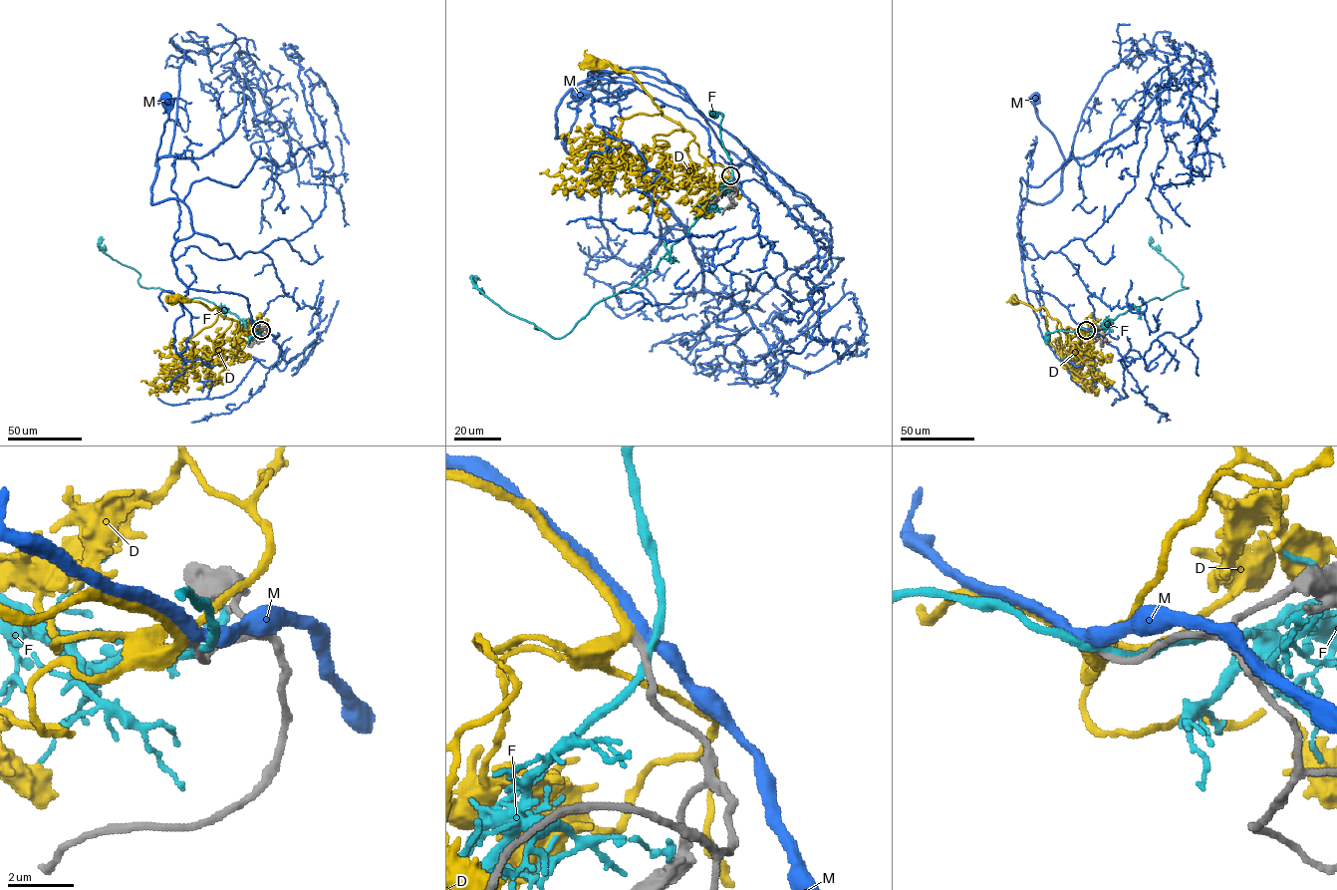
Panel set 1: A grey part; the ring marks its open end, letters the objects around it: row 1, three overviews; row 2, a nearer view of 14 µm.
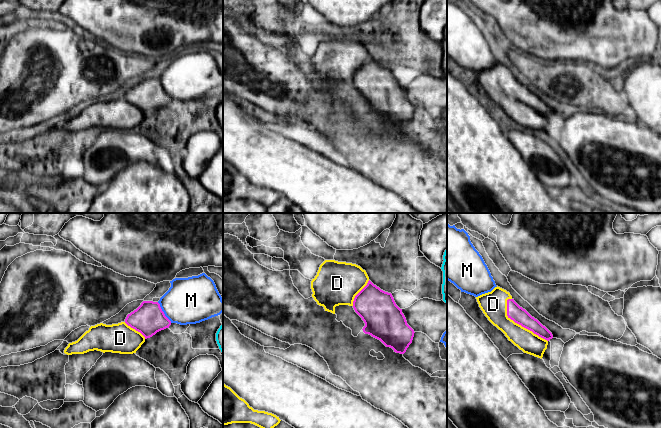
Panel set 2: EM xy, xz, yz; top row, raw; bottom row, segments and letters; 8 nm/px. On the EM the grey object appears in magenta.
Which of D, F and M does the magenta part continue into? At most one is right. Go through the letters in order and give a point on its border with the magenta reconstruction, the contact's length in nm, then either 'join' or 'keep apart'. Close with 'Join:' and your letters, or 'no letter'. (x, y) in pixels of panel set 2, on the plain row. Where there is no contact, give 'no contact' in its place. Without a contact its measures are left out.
D: yz (519, 100) | 480 nm | join
F: no contact | keep apart
M: xy (163, 88) | 200 nm | keep apart
Join: D

